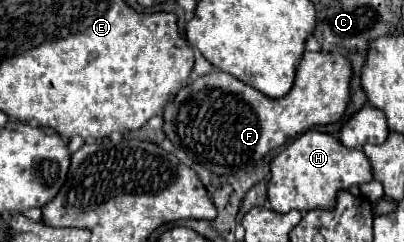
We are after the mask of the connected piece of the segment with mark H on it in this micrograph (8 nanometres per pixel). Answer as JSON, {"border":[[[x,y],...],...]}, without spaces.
{"border":[[[320,131],[298,135],[272,161],[272,179],[268,183],[268,201],[274,211],[288,213],[292,209],[308,213],[312,209],[336,207],[338,191],[348,191],[352,185],[374,181],[372,167],[362,149],[348,149],[336,137]]]}

